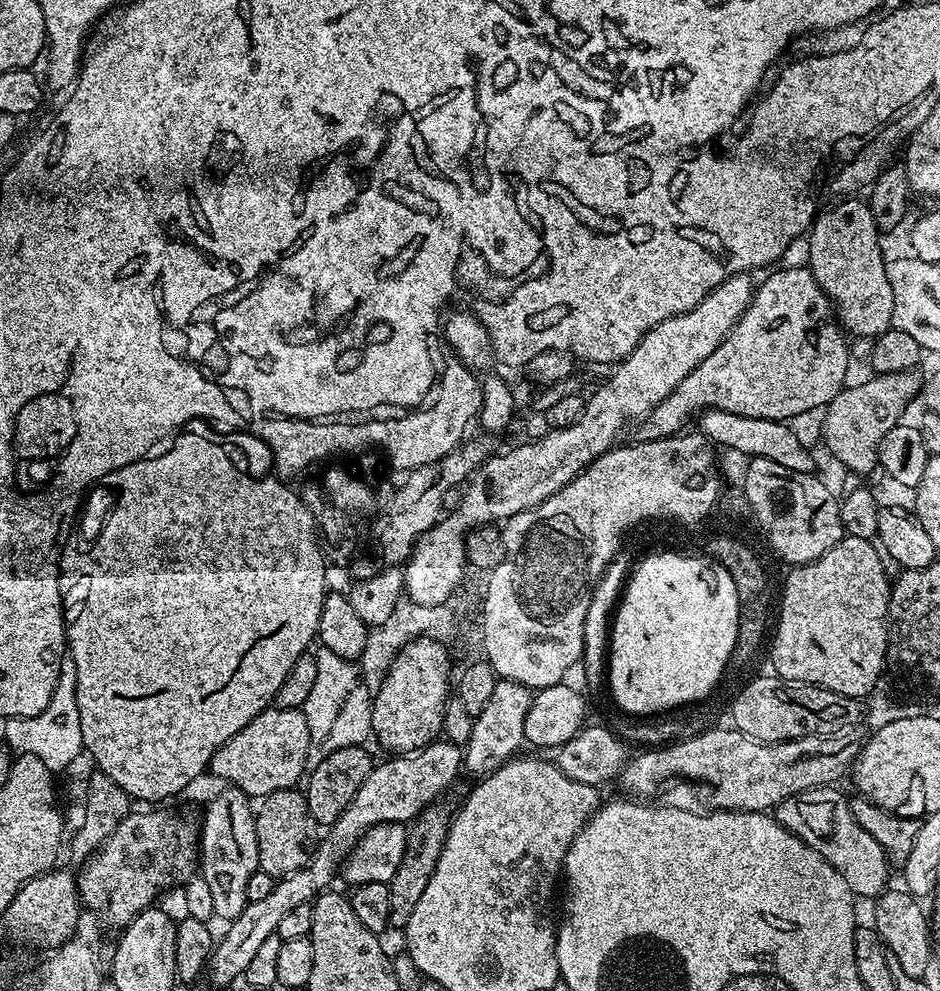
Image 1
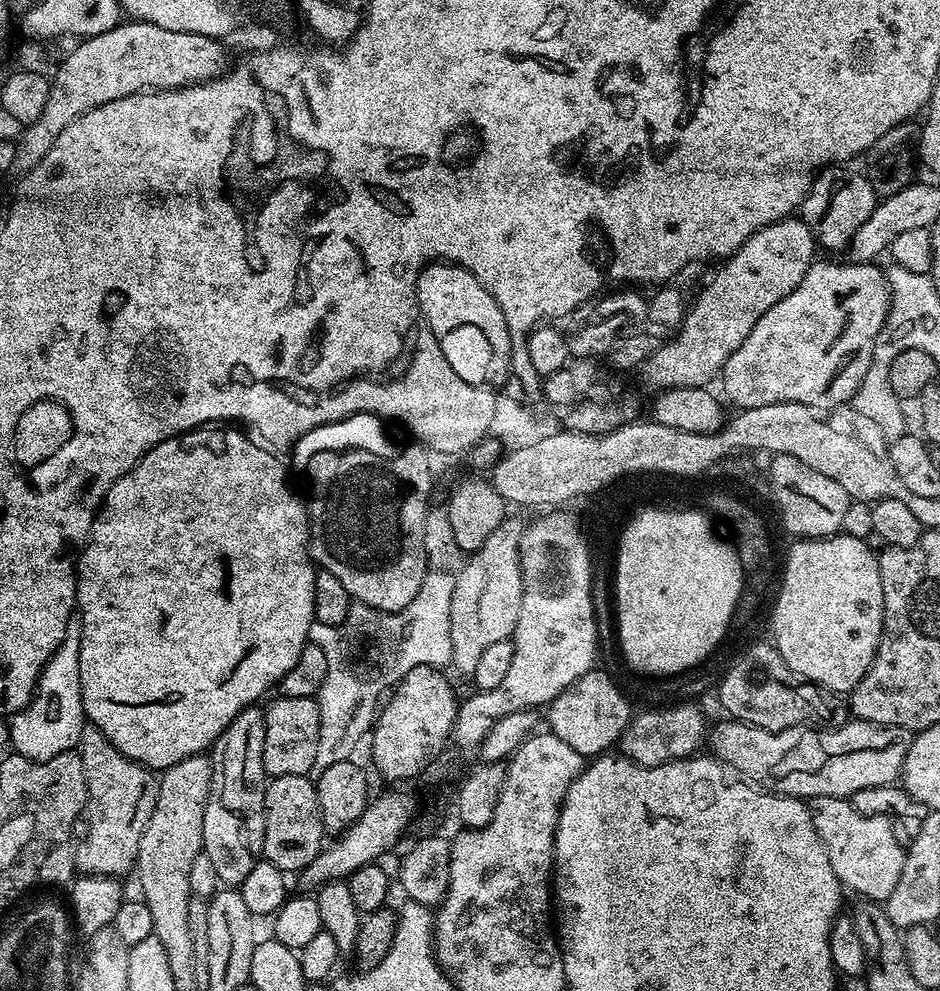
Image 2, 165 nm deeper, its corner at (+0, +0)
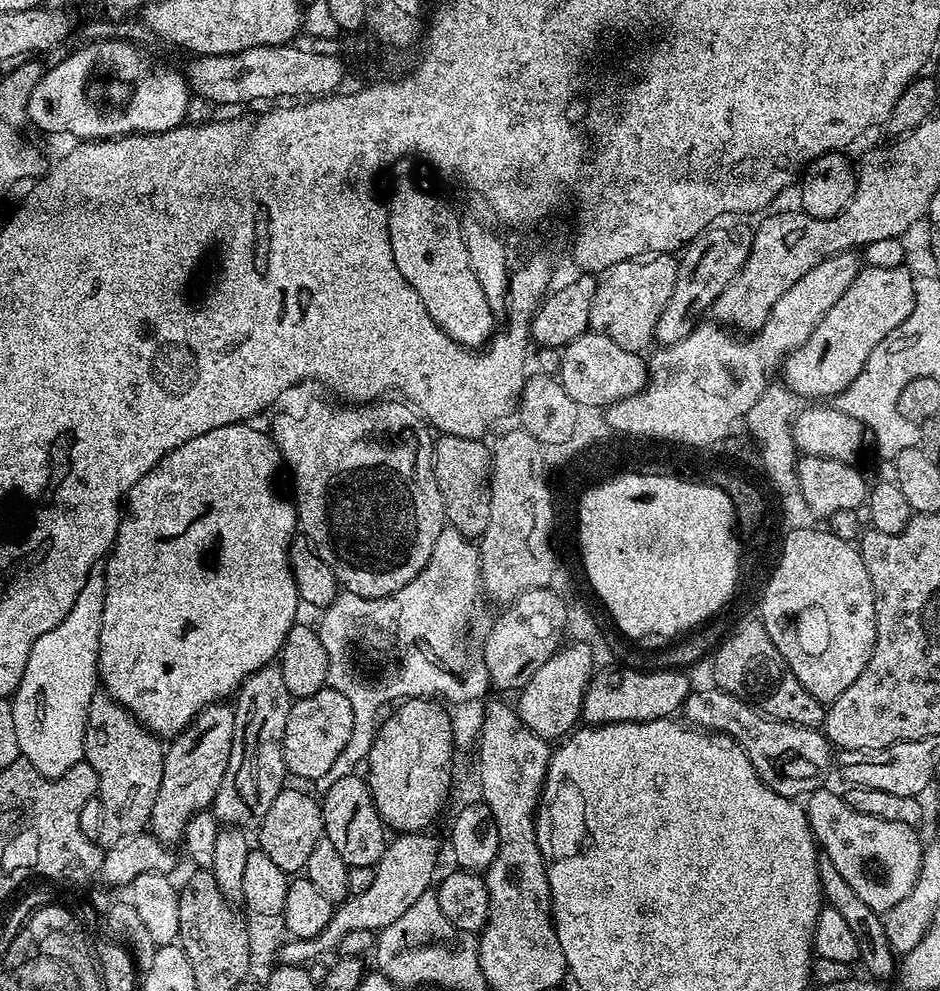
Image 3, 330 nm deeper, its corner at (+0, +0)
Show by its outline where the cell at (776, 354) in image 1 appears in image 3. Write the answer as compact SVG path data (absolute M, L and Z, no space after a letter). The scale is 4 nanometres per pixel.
M908 266L882 270L861 267L860 272L850 282L850 290L830 306L830 310L818 322L814 334L806 338L800 348L789 354L782 365L783 387L792 391L793 397L805 396L808 402L824 402L835 398L847 390L850 382L862 374L874 346L886 338L914 310L914 272Z

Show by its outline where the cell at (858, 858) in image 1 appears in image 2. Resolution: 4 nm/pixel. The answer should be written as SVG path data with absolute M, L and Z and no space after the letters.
M814 796L810 800L810 811L812 814L812 821L814 826L818 830L818 838L822 838L822 846L826 846L826 854L830 858L830 862L834 866L834 874L839 878L841 885L845 889L848 888L852 892L857 892L857 897L863 898L865 900L875 900L877 902L885 902L890 898L890 894L894 891L894 886L897 885L901 875L902 866L904 862L905 845L898 842L898 838L894 838L894 830L890 830L890 822L886 822L886 818L881 816L863 816L858 814L858 810L854 810L851 799L842 796Z

